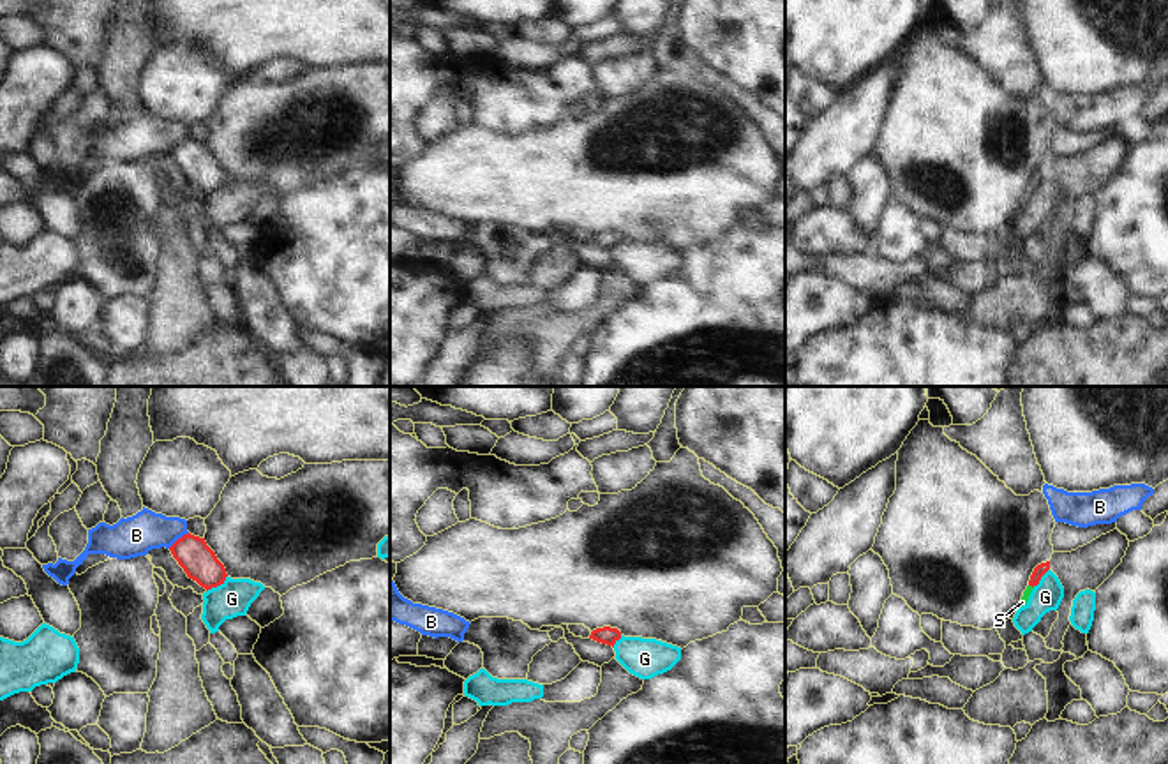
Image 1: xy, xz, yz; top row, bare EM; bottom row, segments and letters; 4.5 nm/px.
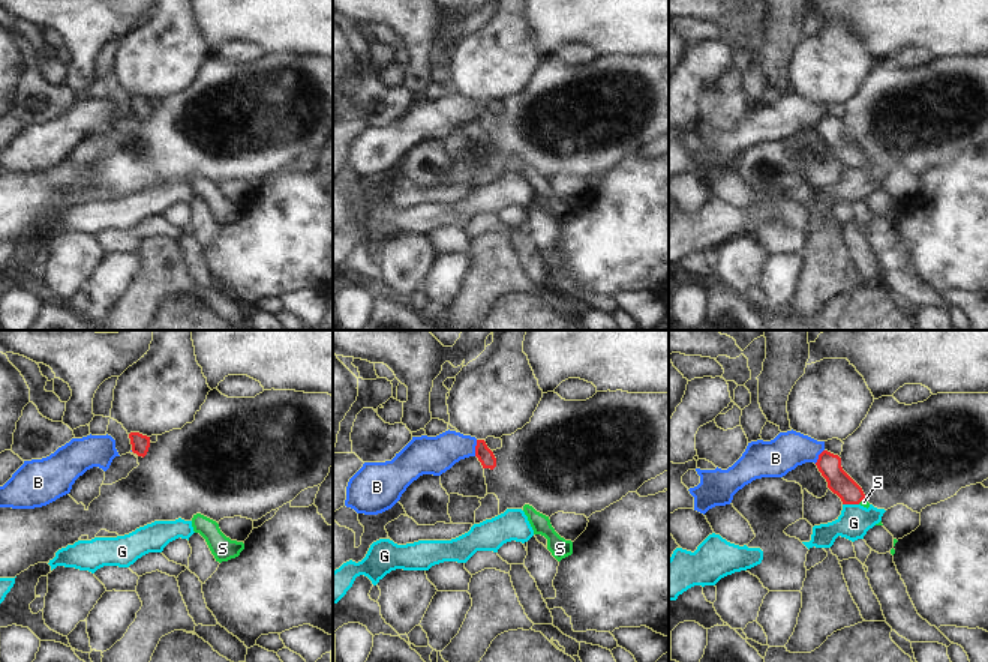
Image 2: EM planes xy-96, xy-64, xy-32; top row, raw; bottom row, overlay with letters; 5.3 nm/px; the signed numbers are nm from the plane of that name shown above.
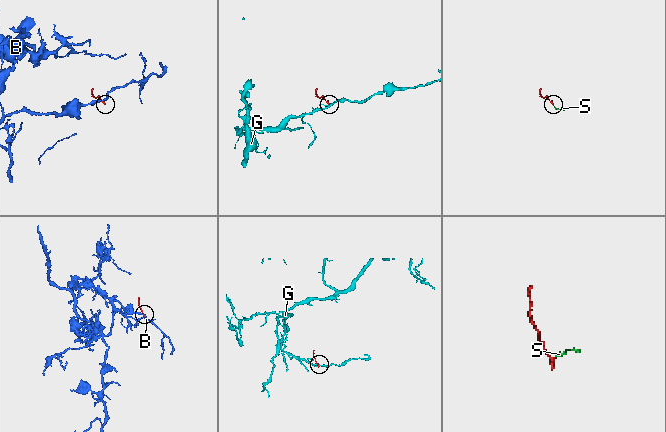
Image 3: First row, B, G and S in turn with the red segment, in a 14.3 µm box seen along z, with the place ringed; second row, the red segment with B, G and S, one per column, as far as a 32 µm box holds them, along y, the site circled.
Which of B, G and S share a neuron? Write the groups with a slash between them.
B / G / S

